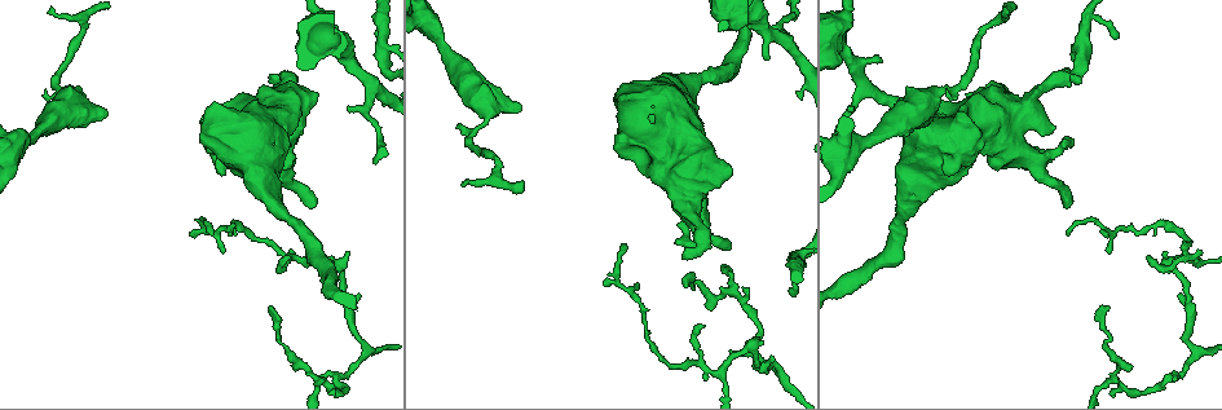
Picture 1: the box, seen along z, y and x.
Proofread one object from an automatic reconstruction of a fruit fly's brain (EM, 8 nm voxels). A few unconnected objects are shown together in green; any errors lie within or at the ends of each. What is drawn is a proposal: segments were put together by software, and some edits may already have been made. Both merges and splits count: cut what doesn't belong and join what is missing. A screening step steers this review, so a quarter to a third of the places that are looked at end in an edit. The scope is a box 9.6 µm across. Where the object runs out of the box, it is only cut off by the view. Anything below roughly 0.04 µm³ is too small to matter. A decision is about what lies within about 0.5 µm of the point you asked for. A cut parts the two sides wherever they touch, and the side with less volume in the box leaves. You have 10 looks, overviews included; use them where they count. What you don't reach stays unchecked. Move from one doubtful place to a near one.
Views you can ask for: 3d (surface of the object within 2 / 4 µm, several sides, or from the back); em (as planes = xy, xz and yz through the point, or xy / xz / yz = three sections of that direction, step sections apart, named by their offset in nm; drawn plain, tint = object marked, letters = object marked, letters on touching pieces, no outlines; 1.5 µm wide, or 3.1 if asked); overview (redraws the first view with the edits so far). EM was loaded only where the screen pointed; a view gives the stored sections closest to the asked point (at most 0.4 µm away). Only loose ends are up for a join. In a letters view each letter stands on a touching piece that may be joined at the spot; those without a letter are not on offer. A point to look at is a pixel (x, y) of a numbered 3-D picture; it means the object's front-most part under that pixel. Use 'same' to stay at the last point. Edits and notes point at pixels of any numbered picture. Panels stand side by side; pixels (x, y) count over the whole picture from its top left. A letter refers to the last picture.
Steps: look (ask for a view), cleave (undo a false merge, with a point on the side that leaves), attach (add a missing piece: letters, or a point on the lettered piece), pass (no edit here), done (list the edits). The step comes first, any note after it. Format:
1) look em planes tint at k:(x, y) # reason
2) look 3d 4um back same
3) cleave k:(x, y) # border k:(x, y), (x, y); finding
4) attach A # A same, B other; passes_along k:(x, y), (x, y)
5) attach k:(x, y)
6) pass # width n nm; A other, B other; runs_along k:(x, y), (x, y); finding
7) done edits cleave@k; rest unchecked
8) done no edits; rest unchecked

look em planes plain at 1:(947, 91) # free end

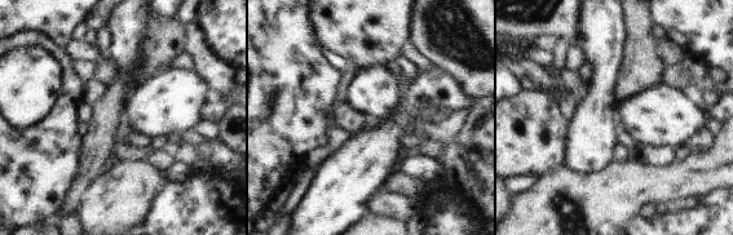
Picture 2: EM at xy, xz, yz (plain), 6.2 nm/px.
look em planes letters same

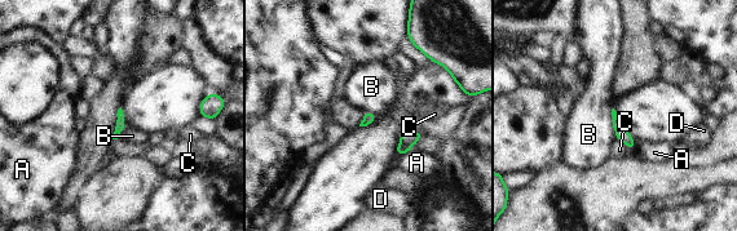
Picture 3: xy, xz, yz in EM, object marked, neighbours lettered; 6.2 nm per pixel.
pass # longest_contact B 190 nm; A other, B other, C other, D other; border 3:(612, 109), (612, 127), (616, 138); no lettered piece goes on from it

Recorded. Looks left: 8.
look 3d 4um at 1:(210, 232) # tapers out

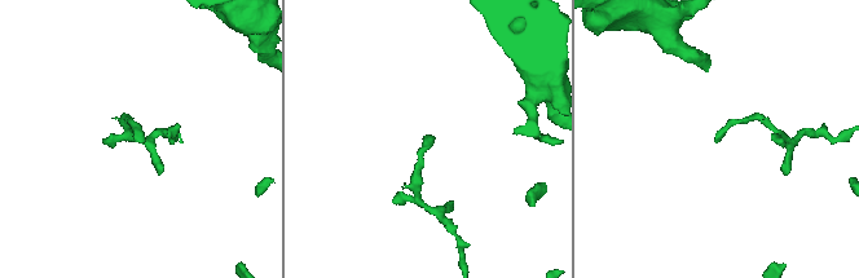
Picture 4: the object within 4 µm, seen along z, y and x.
look em planes letters at 4:(718, 141) # now the EM

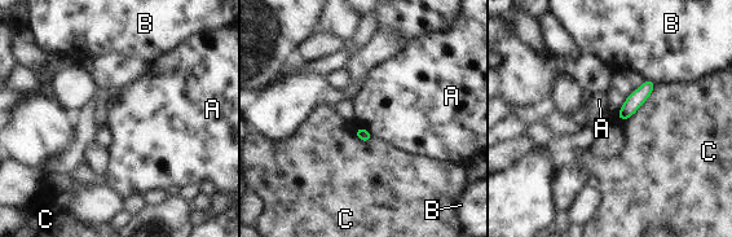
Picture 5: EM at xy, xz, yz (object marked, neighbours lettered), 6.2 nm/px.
pass # width 80 nm; A other, B other, C other; none of them fits

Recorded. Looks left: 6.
look 3d 4um at 1:(685, 257) # free end

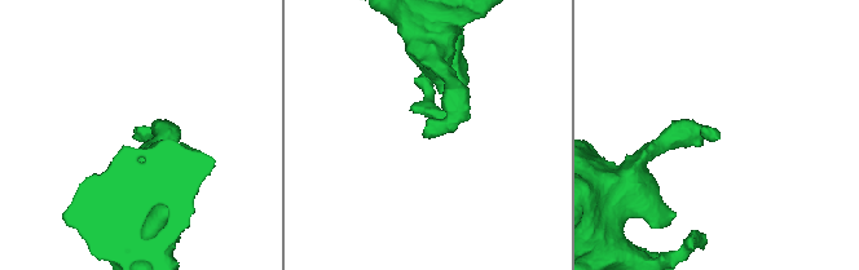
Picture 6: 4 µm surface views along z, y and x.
look em planes letters at 6:(135, 138) # need the tissue

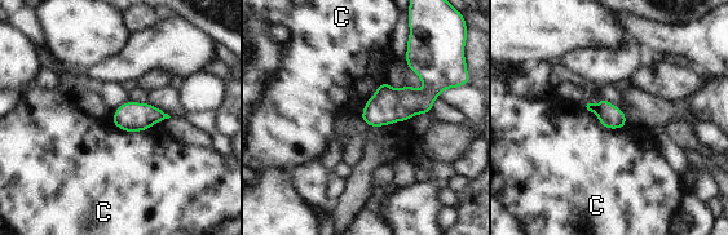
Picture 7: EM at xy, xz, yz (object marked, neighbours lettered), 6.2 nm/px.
pass # width 150 nm; C other; border 7:(582, 107), (604, 127), (625, 128); no lettered piece goes on from it

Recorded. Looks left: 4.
look em planes plain at 1:(730, 349) # an open end

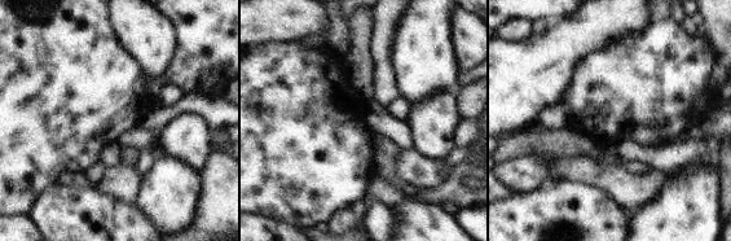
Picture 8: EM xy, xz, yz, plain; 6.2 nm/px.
look em planes letters same # what lies round it

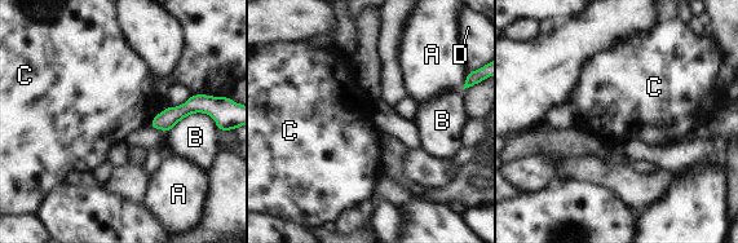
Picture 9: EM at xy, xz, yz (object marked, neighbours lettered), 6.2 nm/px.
pass # width 120 nm; A other, B other, C other, D other; runs_along 9:(226, 111), (190, 106), (154, 124); none of them fits

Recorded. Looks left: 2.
done no edits; rest unchecked

